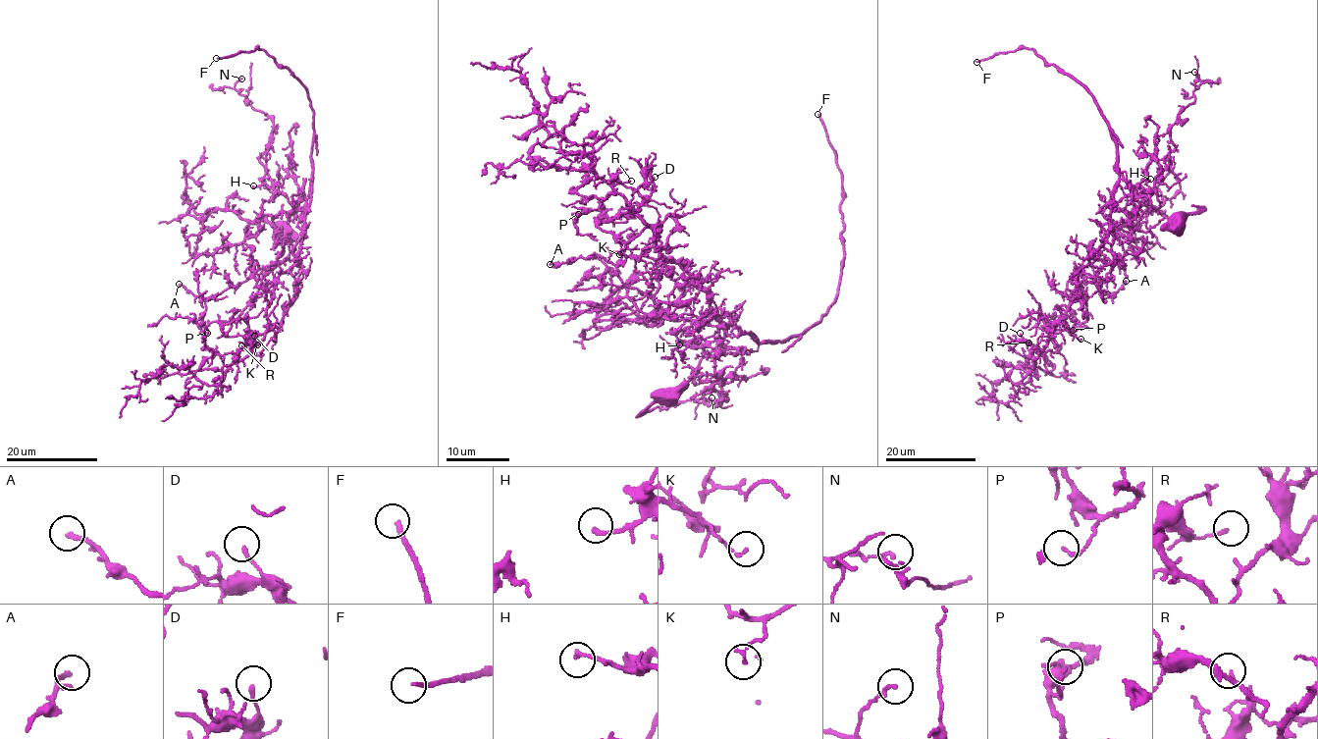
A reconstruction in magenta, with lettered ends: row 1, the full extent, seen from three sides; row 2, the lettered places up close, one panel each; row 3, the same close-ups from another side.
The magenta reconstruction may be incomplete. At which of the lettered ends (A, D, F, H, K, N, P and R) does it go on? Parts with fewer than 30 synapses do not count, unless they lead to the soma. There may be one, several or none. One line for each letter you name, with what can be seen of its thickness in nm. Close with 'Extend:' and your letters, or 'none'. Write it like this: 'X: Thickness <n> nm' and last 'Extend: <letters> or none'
F: Thickness 180 nm
H: Thickness 150 nm
Extend: F, H

